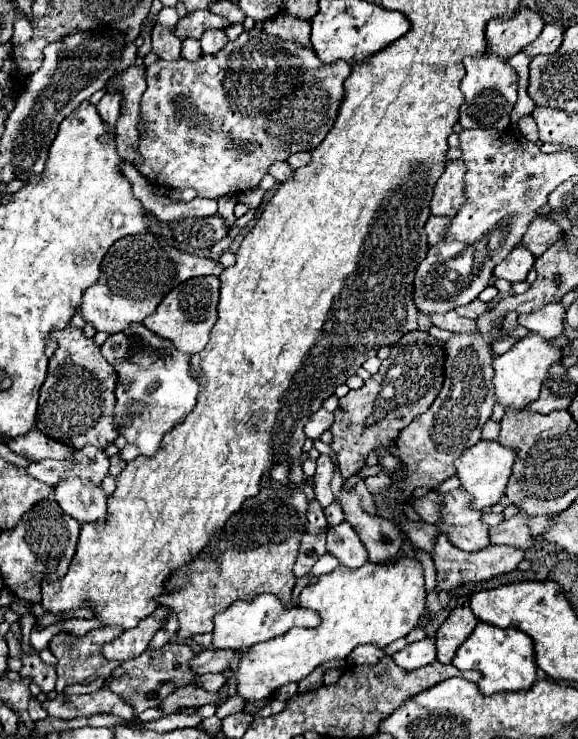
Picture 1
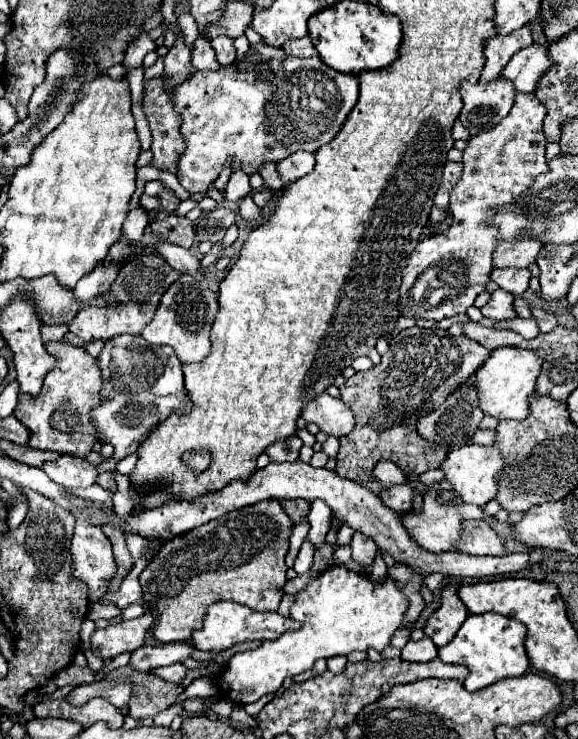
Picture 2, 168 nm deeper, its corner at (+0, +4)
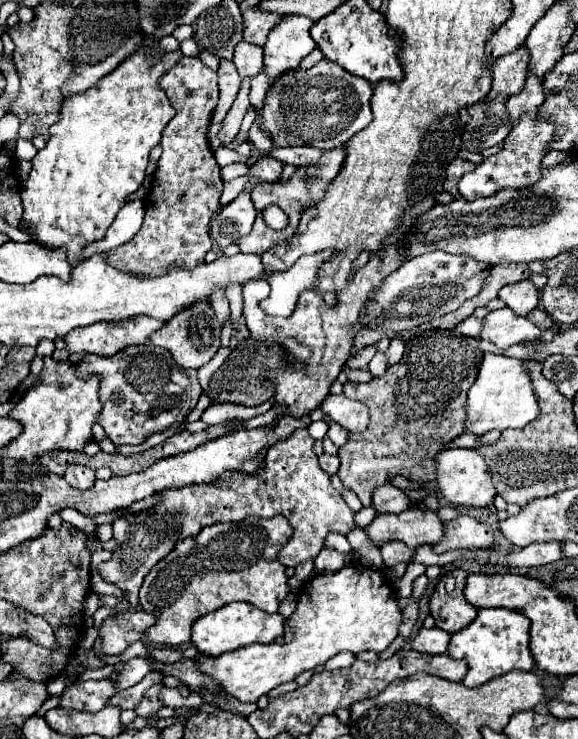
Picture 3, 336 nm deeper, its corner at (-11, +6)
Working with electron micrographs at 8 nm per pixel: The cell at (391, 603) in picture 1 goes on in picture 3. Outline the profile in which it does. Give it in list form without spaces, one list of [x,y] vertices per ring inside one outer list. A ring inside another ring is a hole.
[[[349,564],[333,574],[317,574],[313,576],[297,602],[297,610],[289,616],[289,626],[293,630],[293,640],[287,644],[269,644],[261,648],[261,644],[251,644],[247,648],[239,648],[235,652],[225,652],[215,658],[195,660],[199,672],[209,676],[225,694],[241,700],[241,702],[257,702],[259,696],[267,694],[269,690],[277,688],[279,684],[285,684],[289,680],[295,680],[301,672],[313,670],[319,664],[325,664],[335,654],[347,650],[353,654],[359,654],[363,650],[383,652],[397,636],[399,636],[399,622],[401,612],[397,608],[393,590],[385,584],[381,572],[363,568],[363,564]]]

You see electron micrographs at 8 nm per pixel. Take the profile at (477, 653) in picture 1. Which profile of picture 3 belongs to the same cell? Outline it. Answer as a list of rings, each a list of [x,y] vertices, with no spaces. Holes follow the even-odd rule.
[[[481,608],[469,626],[451,636],[447,654],[455,660],[467,662],[469,670],[461,680],[467,688],[485,684],[511,670],[529,672],[535,666],[529,652],[529,620],[521,612],[511,612],[507,608]]]

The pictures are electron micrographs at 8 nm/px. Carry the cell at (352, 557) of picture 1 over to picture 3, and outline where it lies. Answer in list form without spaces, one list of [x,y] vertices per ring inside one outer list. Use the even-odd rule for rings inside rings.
[[[389,542],[389,544],[383,544],[381,546],[381,556],[383,556],[383,562],[385,566],[397,566],[397,564],[409,564],[413,560],[413,554],[415,550],[409,548],[409,546],[403,546],[401,542]]]

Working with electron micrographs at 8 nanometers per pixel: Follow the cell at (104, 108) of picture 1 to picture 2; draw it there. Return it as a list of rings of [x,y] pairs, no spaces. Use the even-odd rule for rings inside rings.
[[[142,32],[136,40],[132,40],[132,44],[130,44],[130,46],[128,46],[128,50],[126,50],[124,62],[122,62],[122,66],[124,66],[124,70],[126,70],[124,80],[128,78],[128,72],[130,72],[130,70],[134,70],[134,68],[140,68],[140,66],[142,66],[144,56],[146,56],[148,52],[152,52],[152,50],[156,50],[156,44],[154,44],[154,40],[152,40],[152,38],[148,38],[148,34],[146,34],[146,32]]]

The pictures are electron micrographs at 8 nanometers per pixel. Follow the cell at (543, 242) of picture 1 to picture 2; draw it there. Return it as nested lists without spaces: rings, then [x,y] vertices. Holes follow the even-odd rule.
[[[522,236],[514,242],[500,242],[494,252],[494,268],[528,268],[536,260],[542,246],[544,244],[534,236]]]

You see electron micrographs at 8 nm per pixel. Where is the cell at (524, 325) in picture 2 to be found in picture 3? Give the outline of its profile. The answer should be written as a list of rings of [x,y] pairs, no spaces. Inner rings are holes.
[[[501,308],[485,316],[483,330],[477,338],[493,342],[499,350],[507,350],[513,344],[535,340],[539,338],[539,334],[541,330],[533,322],[529,322],[527,318],[515,318],[511,310]]]

